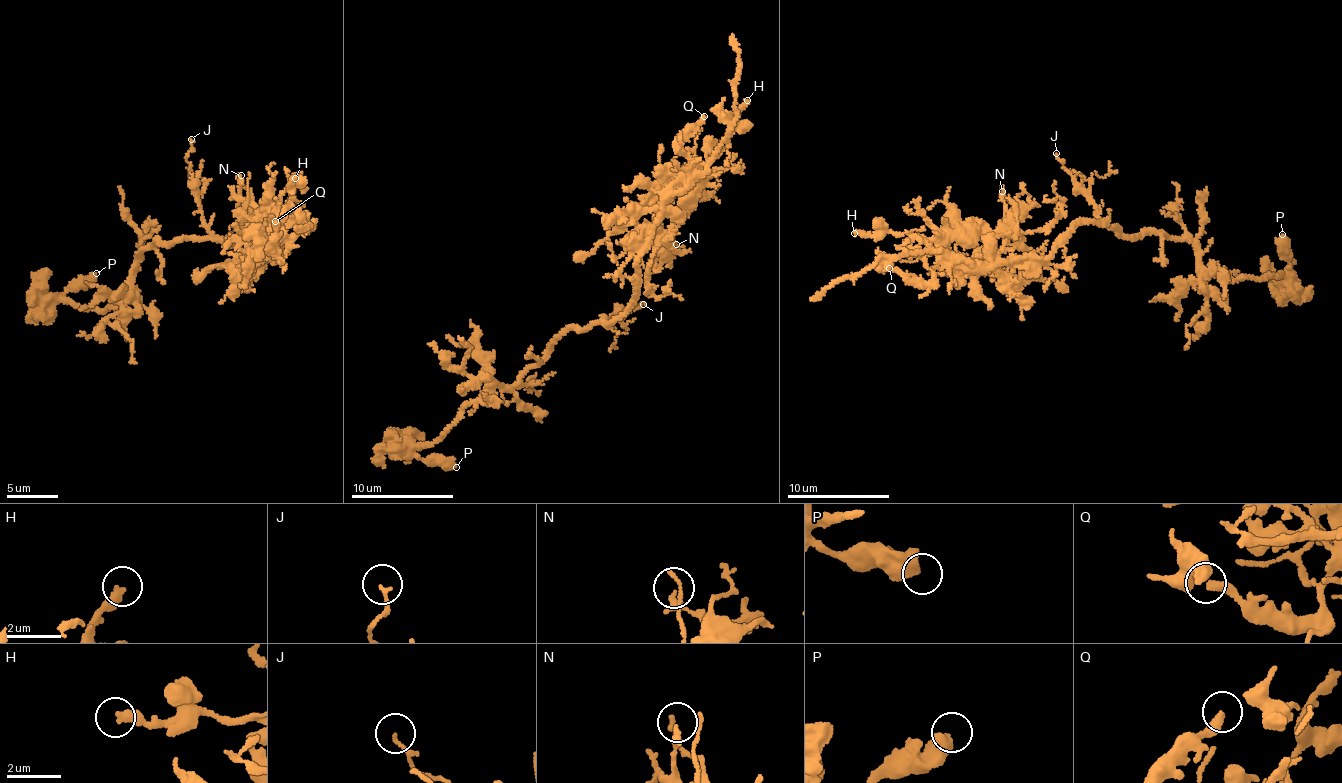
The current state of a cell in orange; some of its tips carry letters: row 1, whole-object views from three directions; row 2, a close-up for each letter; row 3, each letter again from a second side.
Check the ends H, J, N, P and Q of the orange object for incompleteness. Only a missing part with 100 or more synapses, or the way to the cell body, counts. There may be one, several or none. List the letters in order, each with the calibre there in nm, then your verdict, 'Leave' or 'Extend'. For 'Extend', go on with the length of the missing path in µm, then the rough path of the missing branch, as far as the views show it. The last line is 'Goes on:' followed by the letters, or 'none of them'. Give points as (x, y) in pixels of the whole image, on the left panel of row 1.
H: Thickness 360 nm. Leave
J: Thickness 80 nm. Leave
N: Thickness 170 nm. Leave
P: Thickness 600 nm. Leave
Q: Thickness 240 nm. Leave
Goes on: none of them

